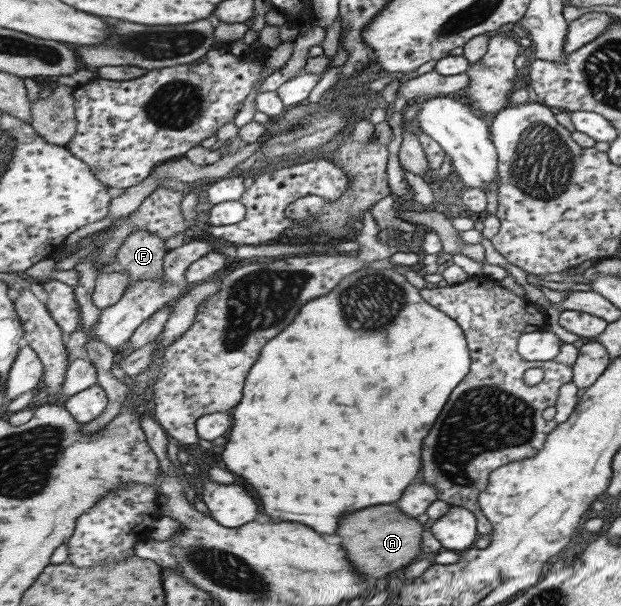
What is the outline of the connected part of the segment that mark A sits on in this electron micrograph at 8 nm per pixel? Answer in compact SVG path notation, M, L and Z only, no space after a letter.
M379 505L351 513L349 517L345 517L345 521L341 521L341 537L345 549L349 549L348 557L366 579L379 579L387 573L407 567L415 558L423 556L421 537L427 527L402 511L397 505Z

